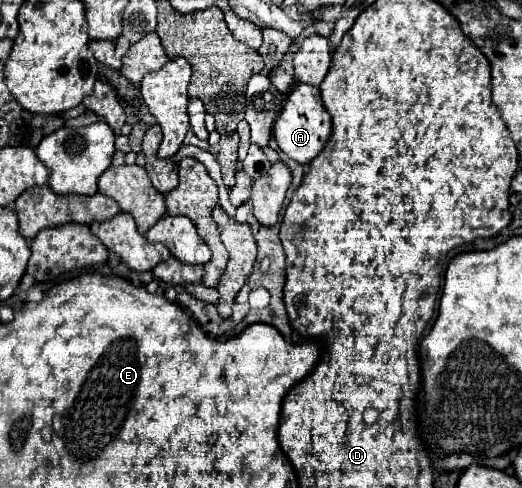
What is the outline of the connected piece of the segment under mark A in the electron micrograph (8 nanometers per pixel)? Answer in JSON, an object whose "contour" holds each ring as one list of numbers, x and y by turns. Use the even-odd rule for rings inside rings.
{"contour":[[302,83,294,85,280,117,274,123,274,137,278,141,280,151,284,151,296,163,302,163,302,165,310,163,322,151,326,139,330,137,330,131,332,131,332,119,322,103,320,89,312,85,302,85]]}

